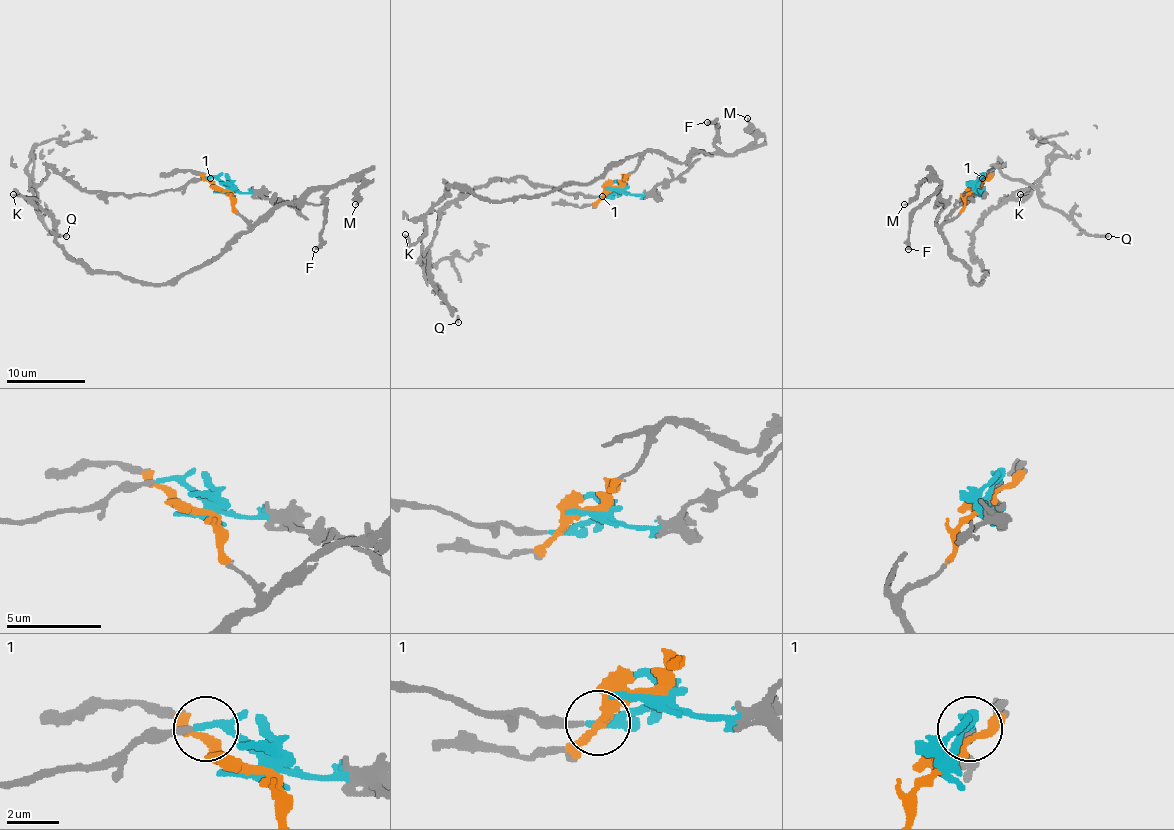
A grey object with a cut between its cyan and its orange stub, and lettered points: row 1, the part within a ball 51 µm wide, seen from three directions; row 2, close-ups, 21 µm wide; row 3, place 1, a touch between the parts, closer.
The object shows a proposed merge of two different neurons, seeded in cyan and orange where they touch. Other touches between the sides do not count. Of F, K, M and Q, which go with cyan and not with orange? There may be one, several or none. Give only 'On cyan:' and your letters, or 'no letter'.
On cyan: Q

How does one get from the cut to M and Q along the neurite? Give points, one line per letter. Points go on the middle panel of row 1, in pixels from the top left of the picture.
M: (615, 188), (646, 153), (662, 151), (686, 163), (700, 153), (745, 149), (755, 137), (747, 117)
Q: (615, 188), (585, 196), (522, 177), (490, 179), (441, 212), (429, 281), (458, 323)

